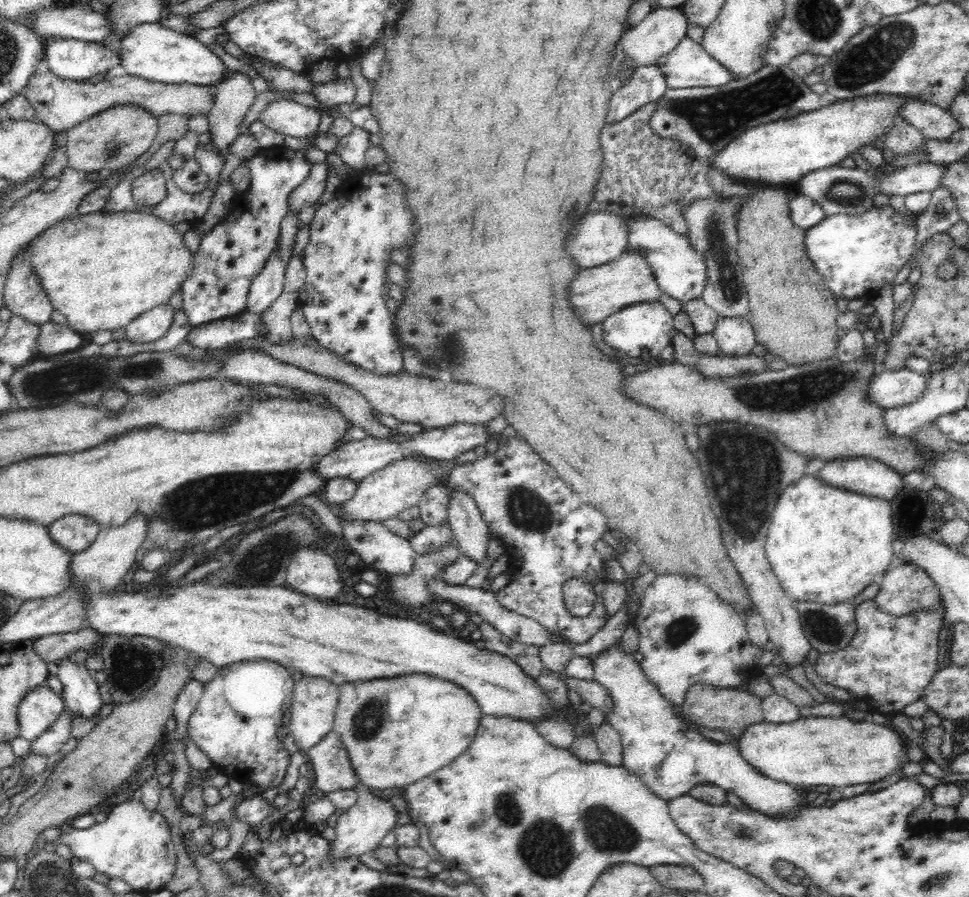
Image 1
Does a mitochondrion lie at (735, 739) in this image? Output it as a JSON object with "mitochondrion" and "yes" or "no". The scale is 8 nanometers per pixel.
{"mitochondrion":"no"}

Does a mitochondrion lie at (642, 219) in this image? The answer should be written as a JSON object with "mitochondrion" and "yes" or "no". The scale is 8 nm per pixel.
{"mitochondrion":"no"}

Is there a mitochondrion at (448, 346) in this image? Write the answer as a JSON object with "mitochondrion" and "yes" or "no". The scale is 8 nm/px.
{"mitochondrion":"yes"}

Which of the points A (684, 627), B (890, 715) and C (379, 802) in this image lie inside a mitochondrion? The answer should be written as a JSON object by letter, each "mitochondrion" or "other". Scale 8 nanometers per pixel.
{"A":"mitochondrion","B":"other","C":"other"}

